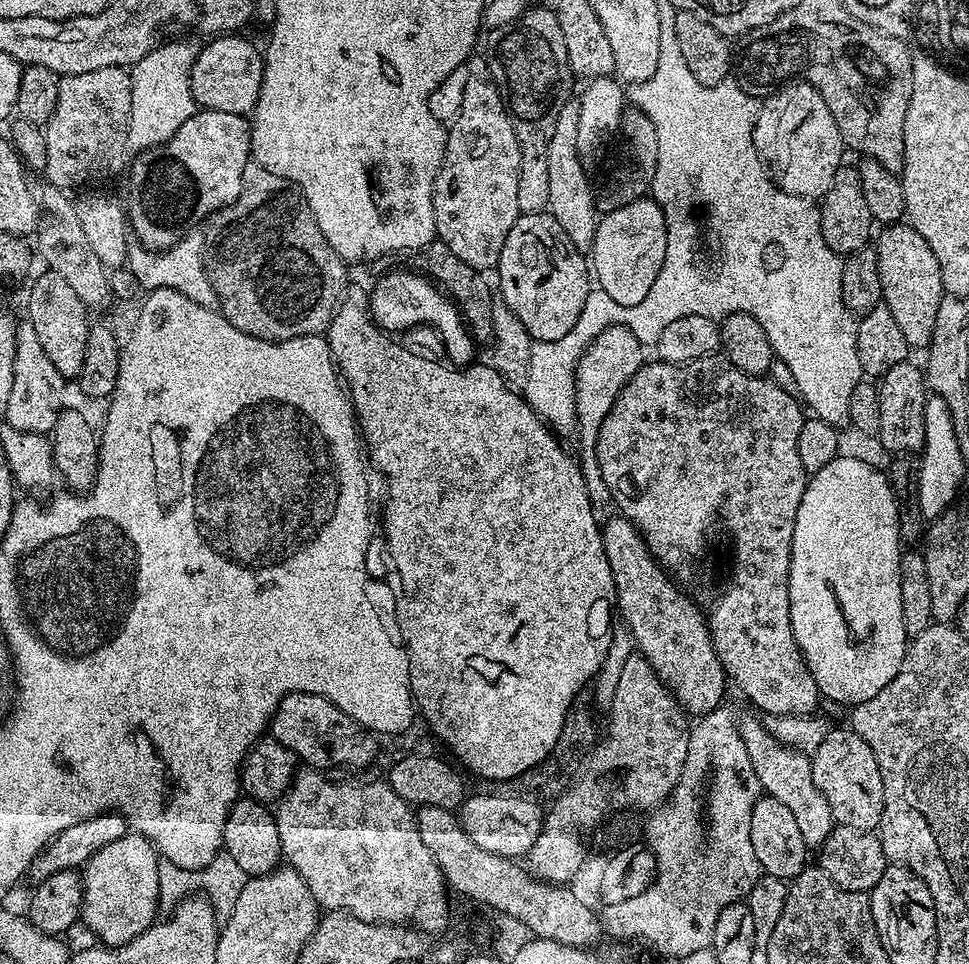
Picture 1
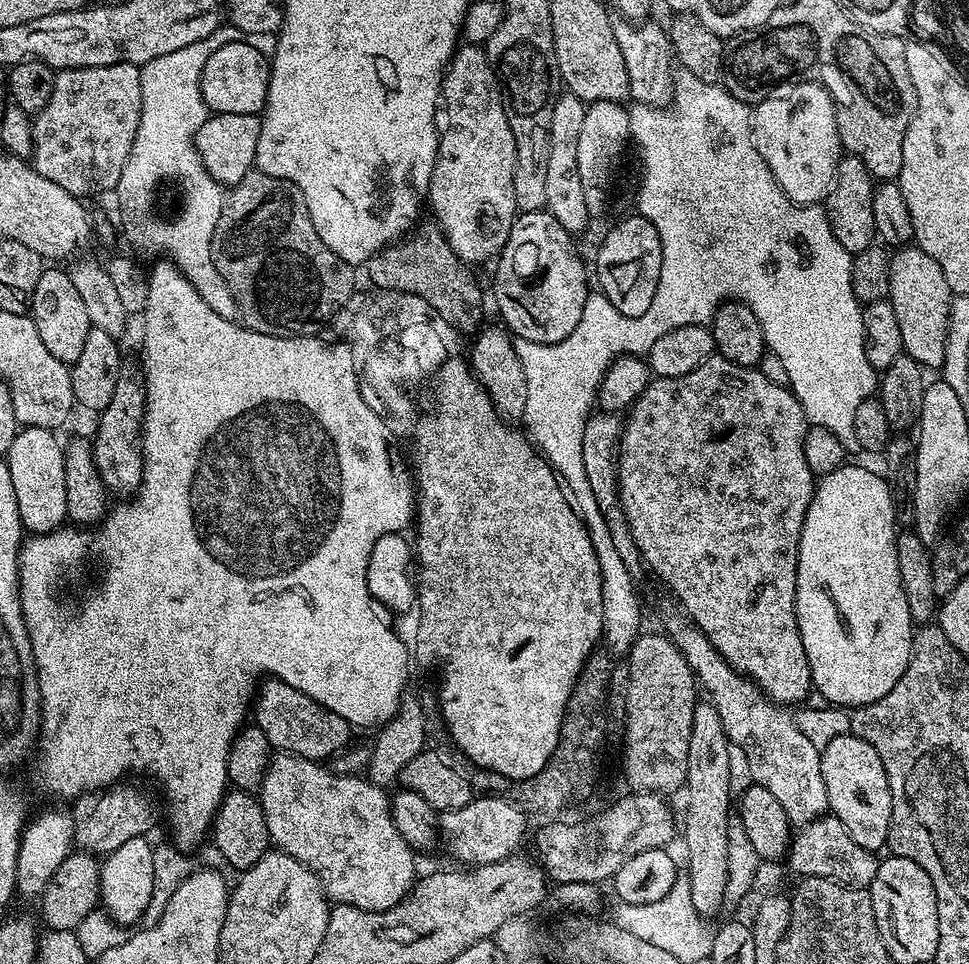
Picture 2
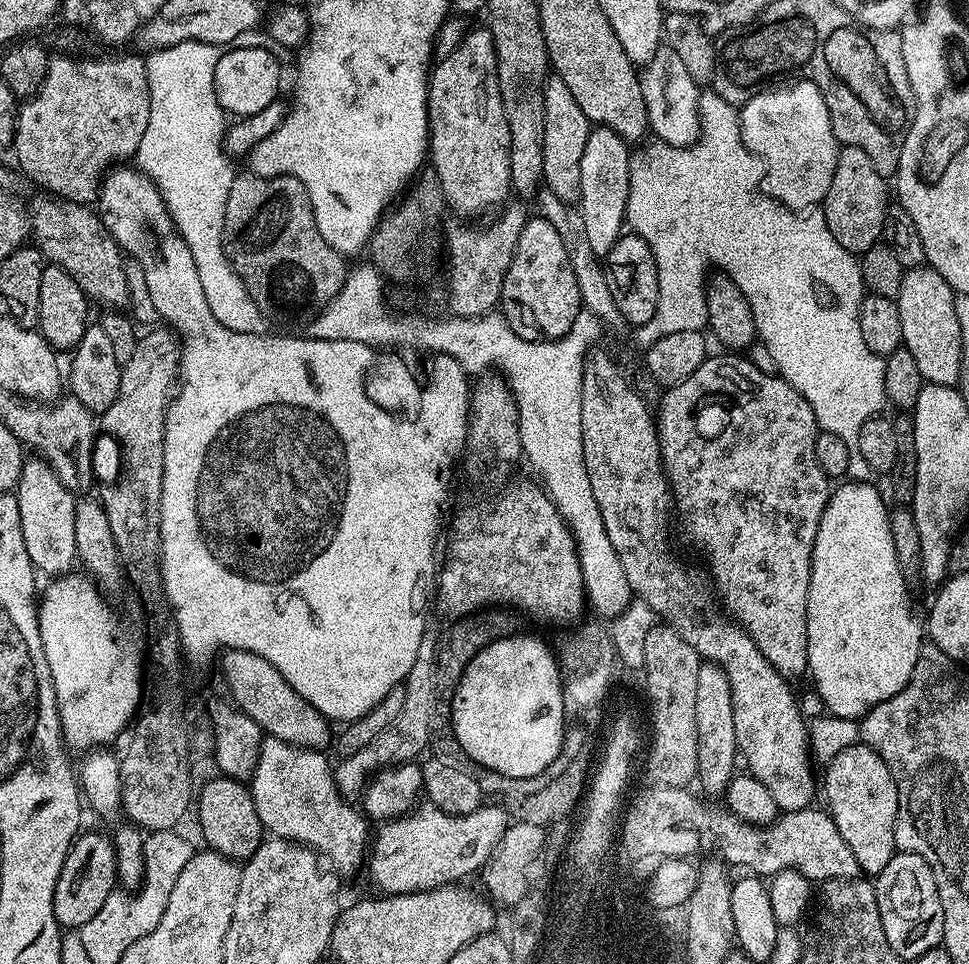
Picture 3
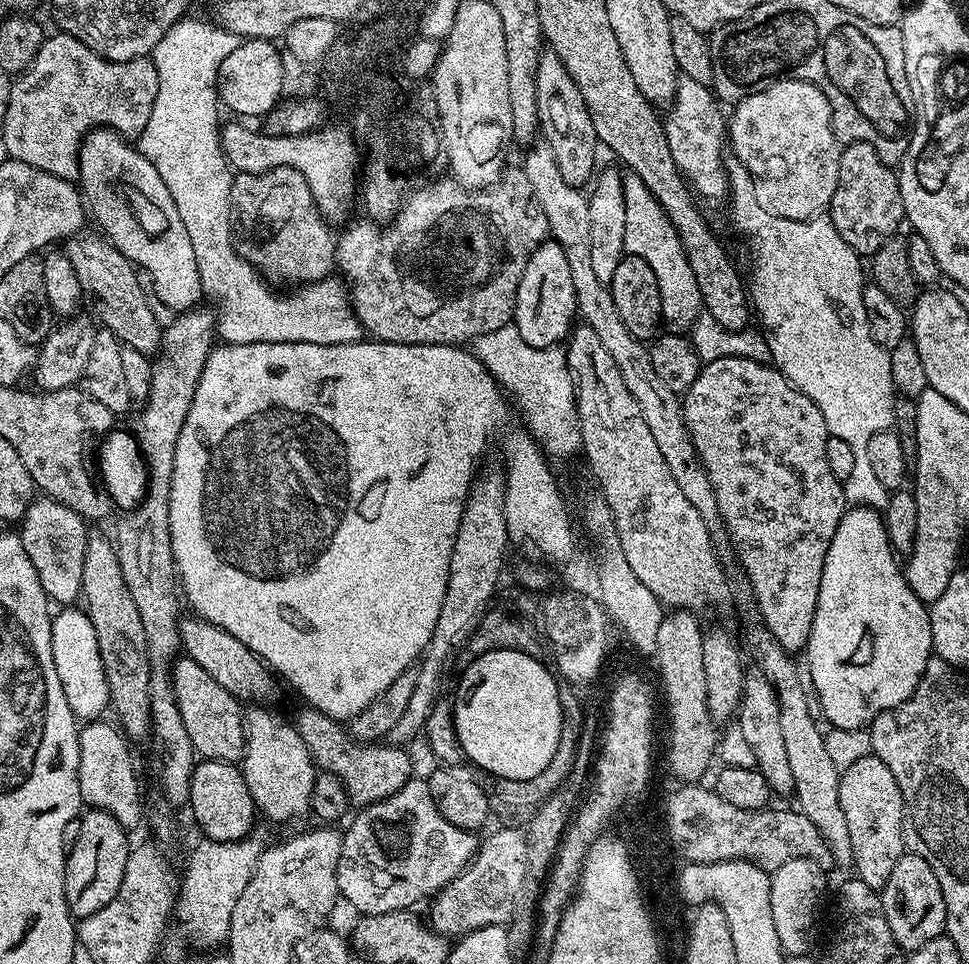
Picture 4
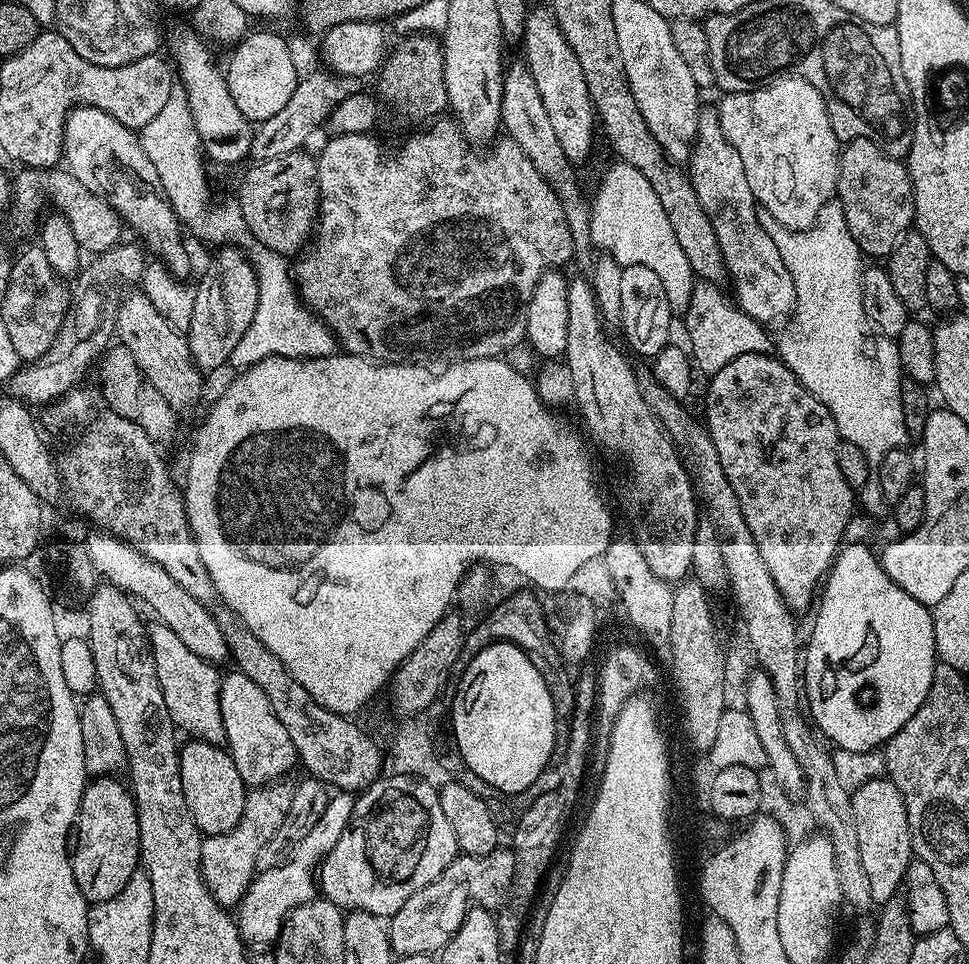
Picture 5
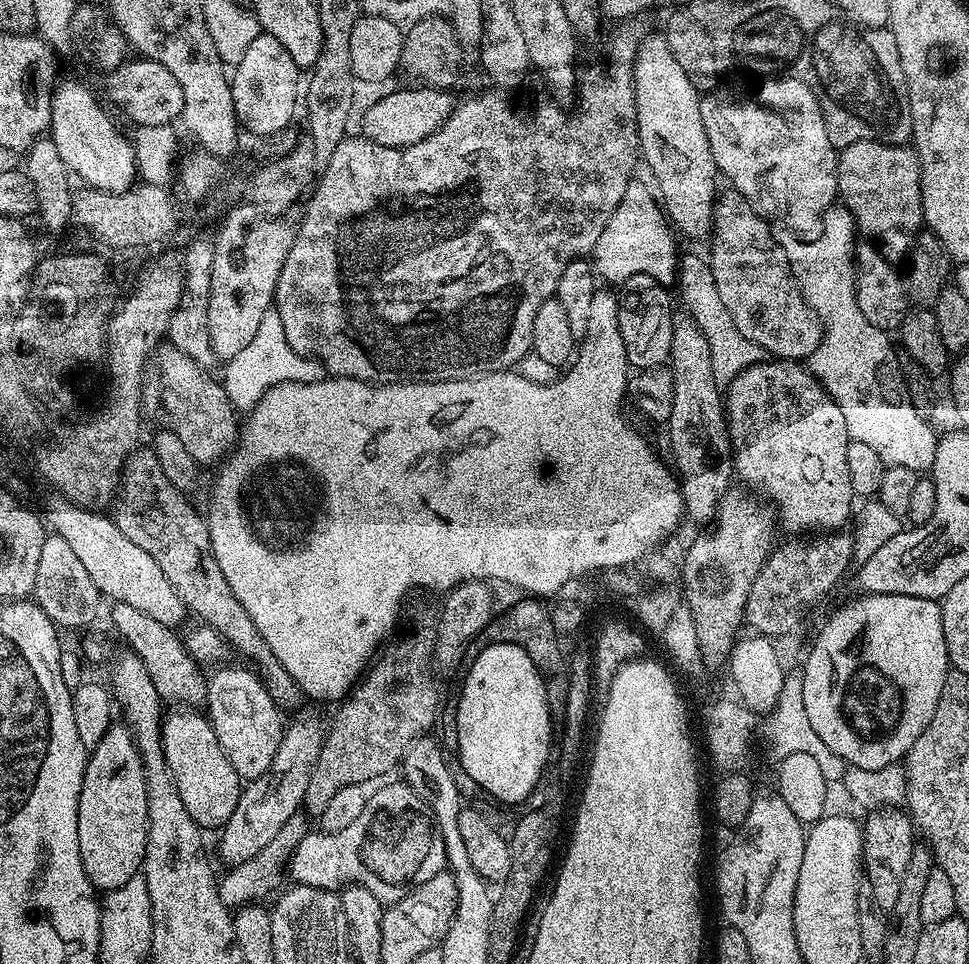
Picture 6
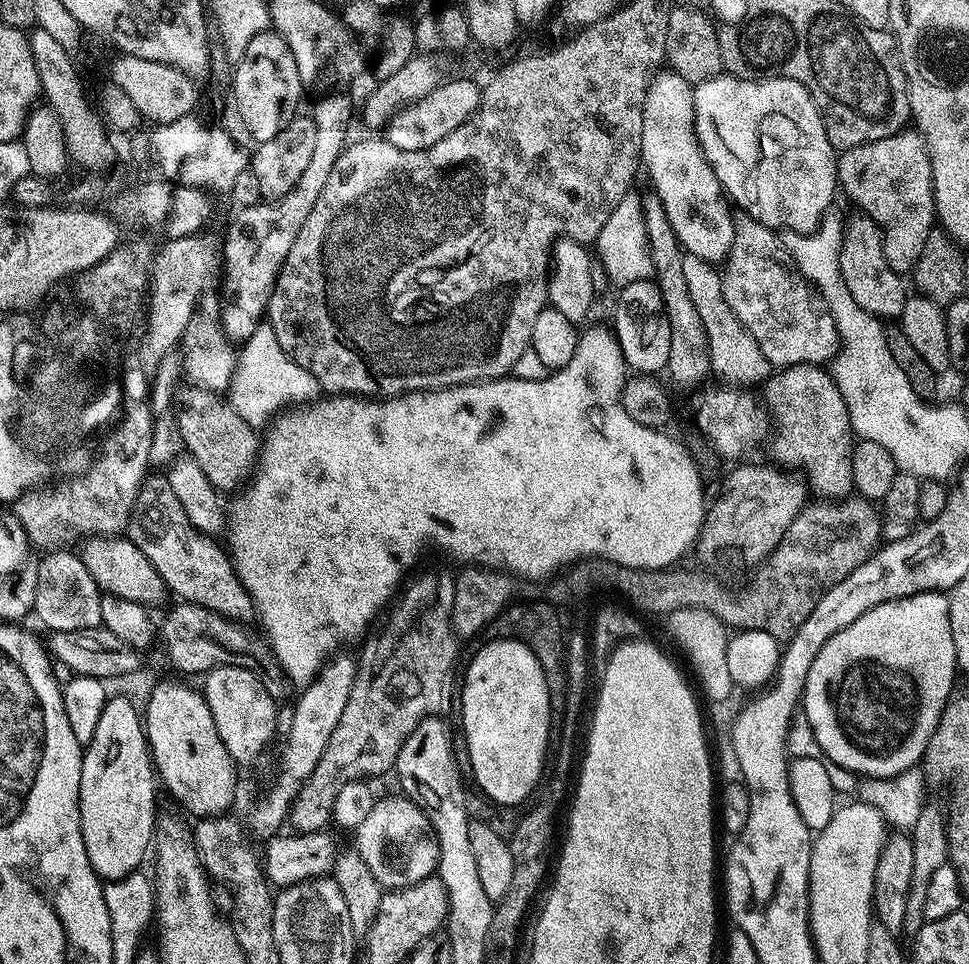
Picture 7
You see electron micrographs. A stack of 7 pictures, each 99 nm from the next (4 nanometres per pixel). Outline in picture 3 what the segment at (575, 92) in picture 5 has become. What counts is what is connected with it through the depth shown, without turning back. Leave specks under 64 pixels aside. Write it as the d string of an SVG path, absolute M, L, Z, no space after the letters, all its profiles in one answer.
M549 75L544 81L544 178L543 187L553 192L558 199L569 206L575 205L582 190L582 152L586 150L586 138L590 131L590 121L578 102L574 102L574 94L562 78Z

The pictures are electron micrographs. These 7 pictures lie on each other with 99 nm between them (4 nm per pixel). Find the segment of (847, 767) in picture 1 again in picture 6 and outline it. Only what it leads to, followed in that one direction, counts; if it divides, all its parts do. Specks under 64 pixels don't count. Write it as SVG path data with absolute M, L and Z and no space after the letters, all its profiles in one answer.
M880 806L869 812L872 813L869 814L868 821L865 819L862 824L864 830L862 868L866 873L866 882L870 886L872 901L881 913L890 914L894 910L894 902L898 902L902 878L906 874L906 866L910 863L914 825L907 811L896 806Z

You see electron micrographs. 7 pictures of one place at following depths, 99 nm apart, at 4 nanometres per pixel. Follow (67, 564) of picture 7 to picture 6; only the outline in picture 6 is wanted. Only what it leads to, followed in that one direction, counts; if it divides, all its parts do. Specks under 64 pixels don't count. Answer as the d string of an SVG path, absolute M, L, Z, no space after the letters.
M55 534L45 535L42 542L32 596L38 607L61 629L80 628L90 623L96 616L96 607L102 603L100 591L94 586L90 574L86 574L82 561L74 555L74 549Z

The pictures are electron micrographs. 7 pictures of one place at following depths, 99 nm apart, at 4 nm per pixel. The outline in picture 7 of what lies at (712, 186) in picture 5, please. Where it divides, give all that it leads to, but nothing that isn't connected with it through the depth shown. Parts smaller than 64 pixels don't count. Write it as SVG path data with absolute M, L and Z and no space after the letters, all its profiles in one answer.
M737 219L735 242L726 267L728 270L722 276L726 302L730 302L730 310L734 310L738 322L742 322L746 330L750 330L754 342L758 342L758 350L766 354L773 369L783 370L799 364L824 366L841 355L840 331L830 314L827 301L796 268L796 263L784 248L781 237L773 229L762 226L757 220Z

